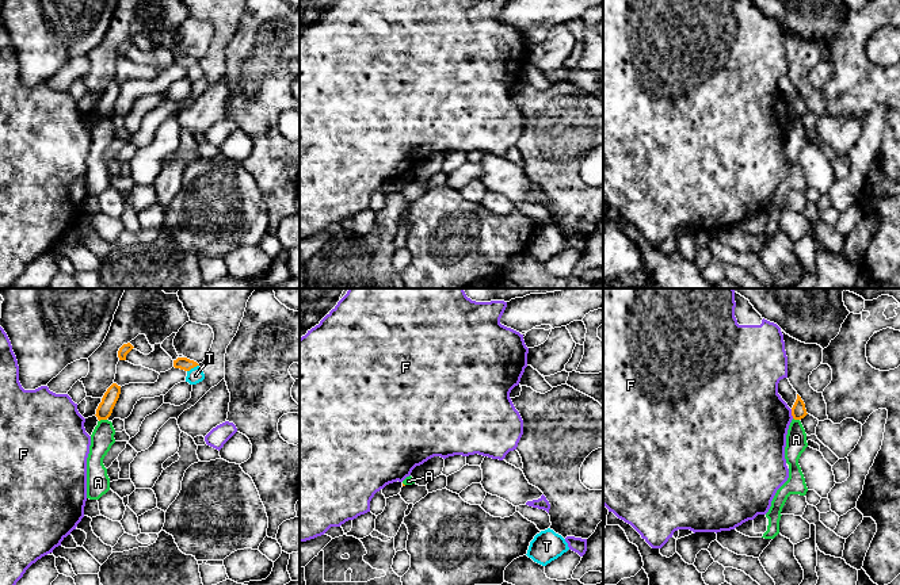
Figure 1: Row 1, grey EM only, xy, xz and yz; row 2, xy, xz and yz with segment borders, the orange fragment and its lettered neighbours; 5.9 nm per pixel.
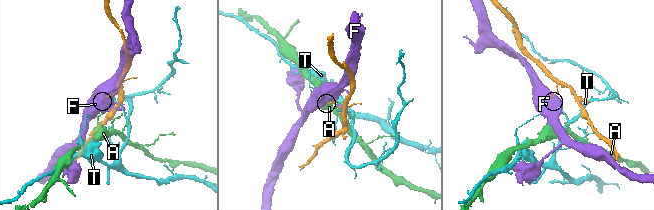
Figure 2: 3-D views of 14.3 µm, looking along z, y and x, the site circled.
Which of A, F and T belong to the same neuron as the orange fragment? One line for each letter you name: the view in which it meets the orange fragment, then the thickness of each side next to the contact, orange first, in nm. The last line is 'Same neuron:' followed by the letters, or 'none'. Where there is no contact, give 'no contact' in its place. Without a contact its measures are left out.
Same neuron: none

